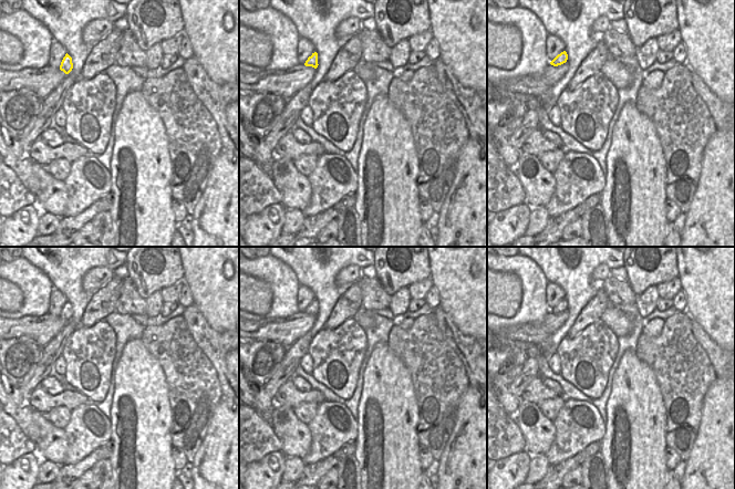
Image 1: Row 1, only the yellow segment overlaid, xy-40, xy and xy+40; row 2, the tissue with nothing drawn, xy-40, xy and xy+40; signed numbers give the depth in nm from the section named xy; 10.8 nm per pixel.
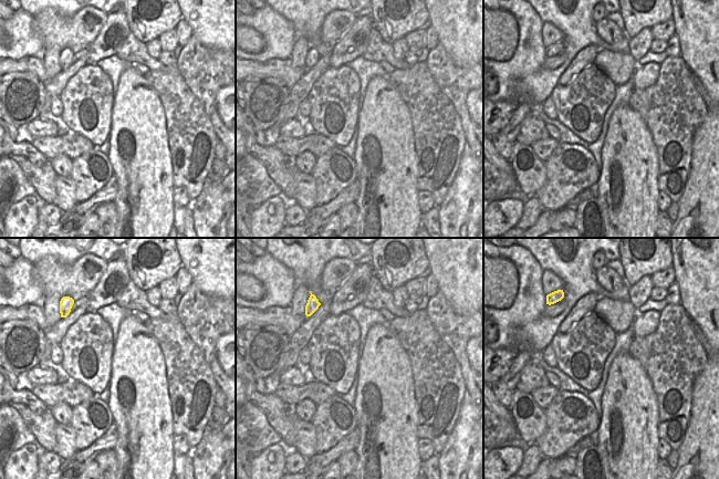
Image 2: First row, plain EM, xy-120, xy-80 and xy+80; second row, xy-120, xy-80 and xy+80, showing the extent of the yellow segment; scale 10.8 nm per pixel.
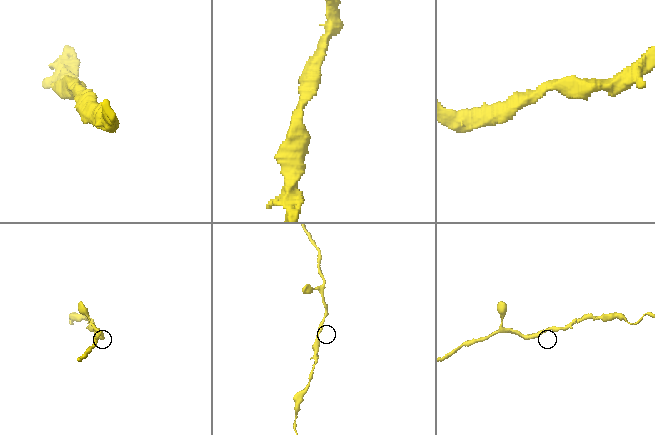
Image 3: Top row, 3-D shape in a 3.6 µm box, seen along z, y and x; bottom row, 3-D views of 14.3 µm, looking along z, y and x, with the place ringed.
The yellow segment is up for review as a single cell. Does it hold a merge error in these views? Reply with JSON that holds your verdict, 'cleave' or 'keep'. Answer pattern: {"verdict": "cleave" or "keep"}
{"verdict": "keep"}

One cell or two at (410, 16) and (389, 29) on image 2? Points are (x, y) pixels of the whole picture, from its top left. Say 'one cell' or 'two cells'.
one cell

